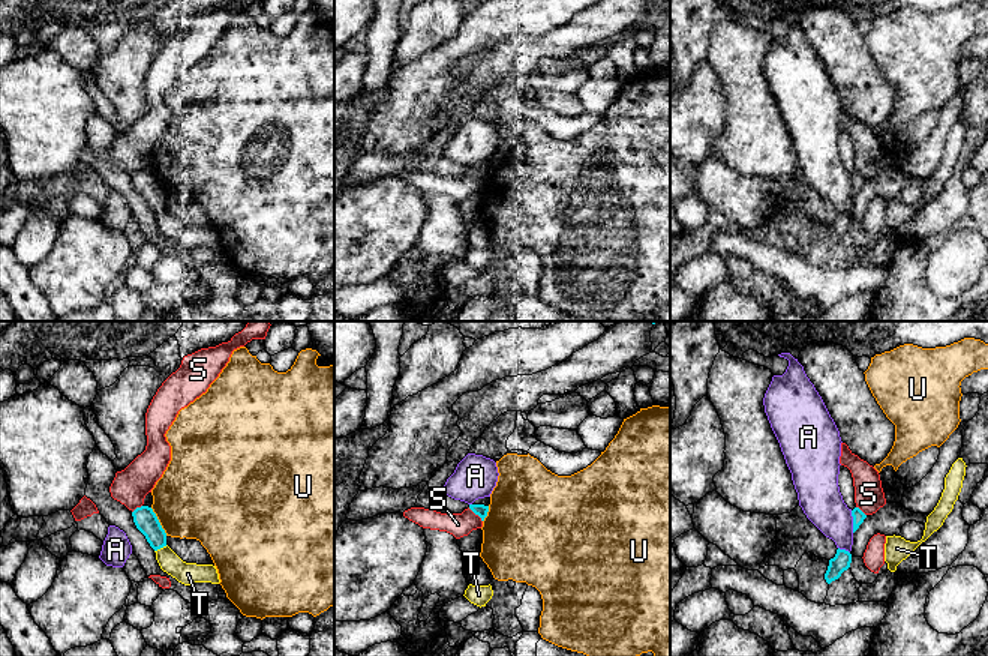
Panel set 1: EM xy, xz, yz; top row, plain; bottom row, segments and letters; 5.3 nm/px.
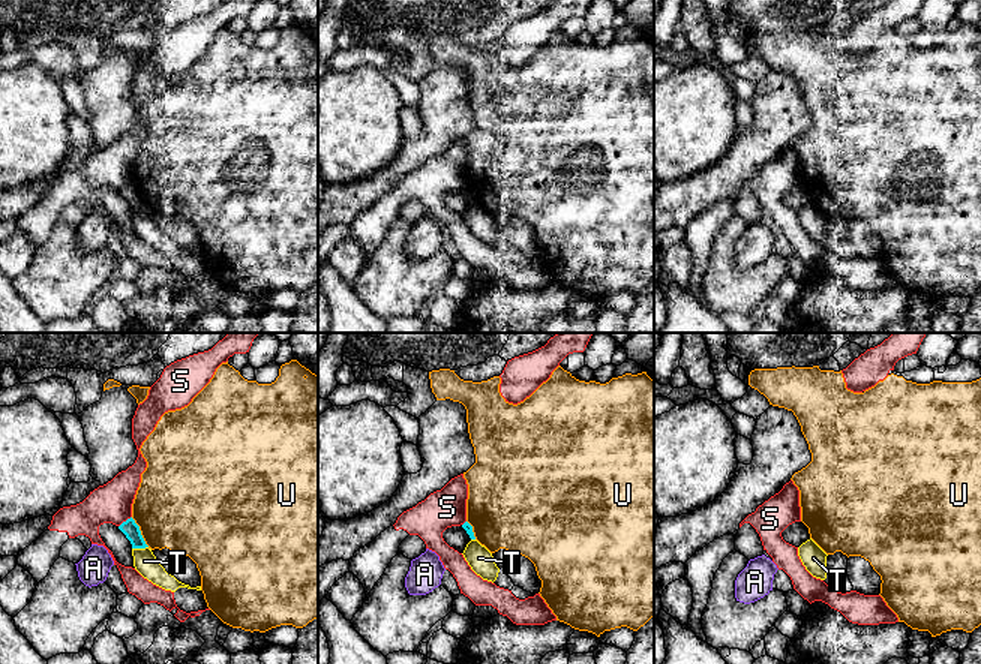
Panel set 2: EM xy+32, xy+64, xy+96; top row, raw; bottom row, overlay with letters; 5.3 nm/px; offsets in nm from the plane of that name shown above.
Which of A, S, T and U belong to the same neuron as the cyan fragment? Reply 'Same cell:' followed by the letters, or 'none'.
Same cell: none

